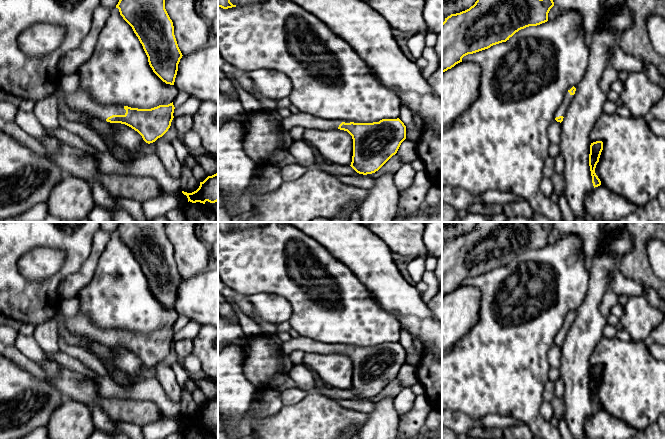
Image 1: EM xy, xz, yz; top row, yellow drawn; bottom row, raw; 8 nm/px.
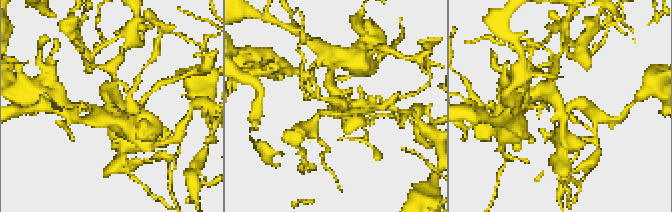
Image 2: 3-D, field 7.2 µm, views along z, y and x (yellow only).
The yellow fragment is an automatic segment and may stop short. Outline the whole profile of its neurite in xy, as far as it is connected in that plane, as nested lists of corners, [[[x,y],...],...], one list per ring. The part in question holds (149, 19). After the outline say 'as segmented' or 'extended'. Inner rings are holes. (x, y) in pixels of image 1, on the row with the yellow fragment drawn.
[[[119,0],[116,8],[138,37],[153,72],[166,84],[174,85],[183,55],[174,35],[173,22],[165,9],[165,0]]]; as segmented

